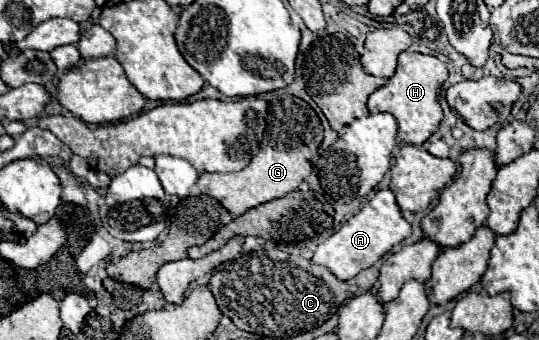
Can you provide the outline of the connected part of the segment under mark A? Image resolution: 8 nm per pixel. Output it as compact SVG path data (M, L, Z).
M389 188L377 190L359 214L351 216L335 234L331 234L325 242L317 246L313 262L329 268L339 280L349 280L357 276L361 270L373 266L381 256L385 256L407 236L411 236L411 224L401 216L393 192Z

